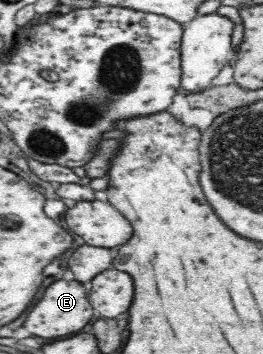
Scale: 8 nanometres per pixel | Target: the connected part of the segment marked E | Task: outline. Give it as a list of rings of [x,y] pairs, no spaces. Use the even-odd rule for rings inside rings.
[[[57,280],[49,288],[45,288],[41,300],[29,312],[25,328],[33,336],[41,336],[41,338],[57,338],[57,336],[73,334],[91,322],[93,308],[87,298],[88,292],[78,280]],[[49,322],[55,322],[55,324],[49,324]]]

